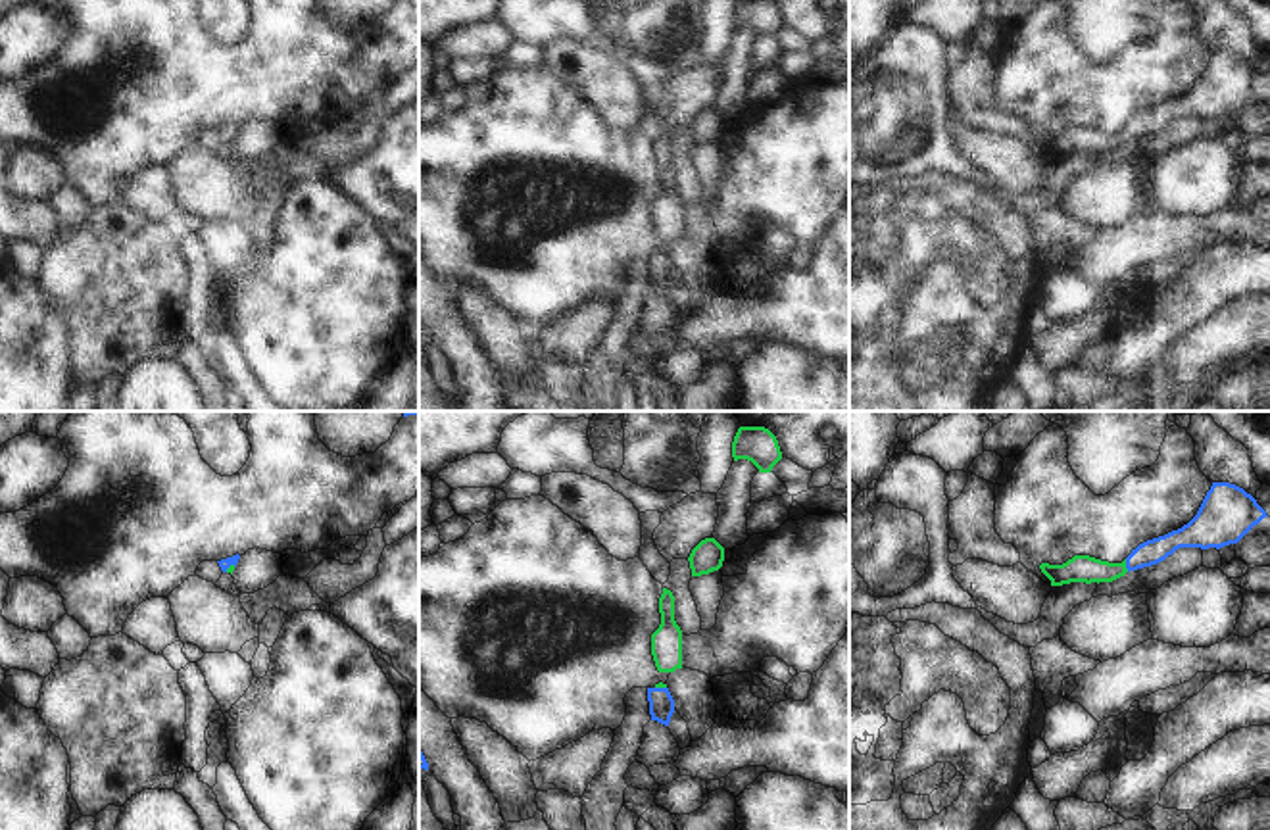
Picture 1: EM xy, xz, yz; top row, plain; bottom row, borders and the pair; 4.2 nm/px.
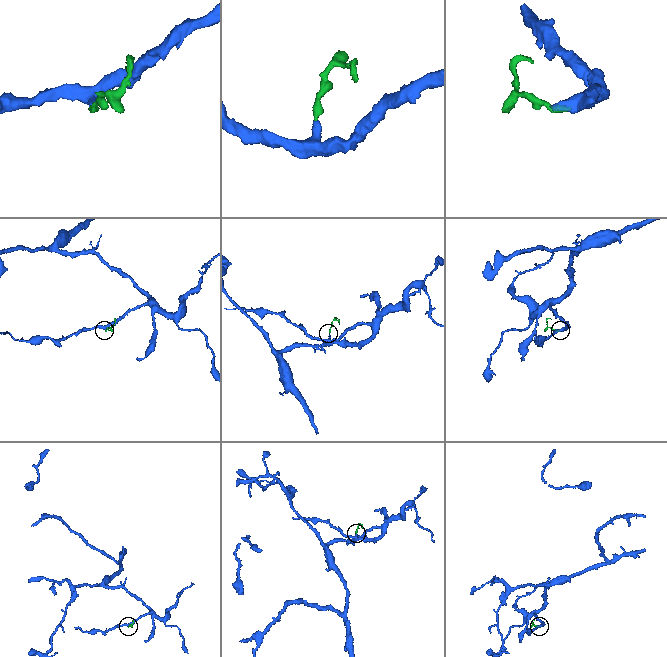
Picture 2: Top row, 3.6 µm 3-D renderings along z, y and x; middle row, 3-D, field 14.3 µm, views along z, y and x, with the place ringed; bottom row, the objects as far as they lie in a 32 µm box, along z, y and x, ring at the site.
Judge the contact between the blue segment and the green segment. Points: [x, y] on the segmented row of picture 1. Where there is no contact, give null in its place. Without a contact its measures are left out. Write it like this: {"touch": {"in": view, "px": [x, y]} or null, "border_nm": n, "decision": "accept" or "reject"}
{"touch": {"in": "yz", "px": [1126, 565]}, "border_nm": 60, "decision": "accept"}

